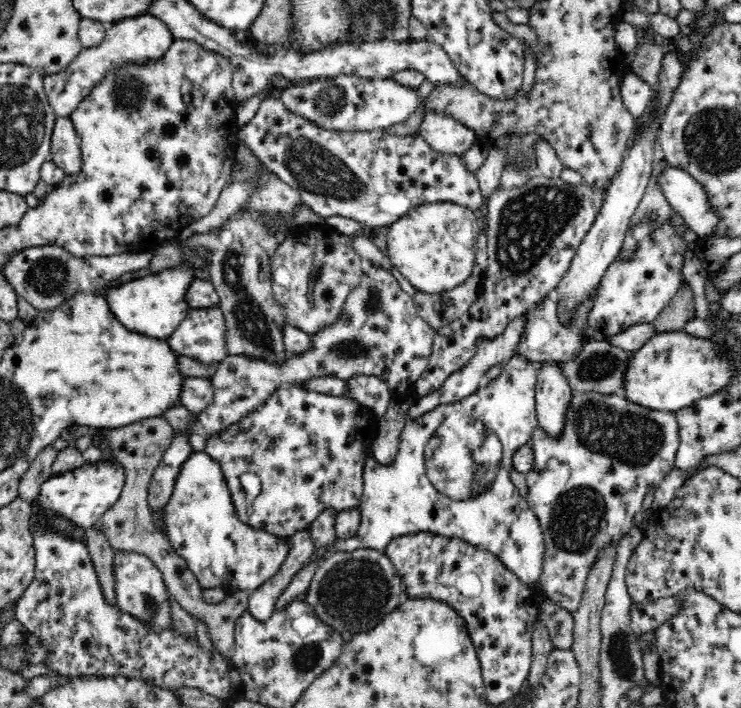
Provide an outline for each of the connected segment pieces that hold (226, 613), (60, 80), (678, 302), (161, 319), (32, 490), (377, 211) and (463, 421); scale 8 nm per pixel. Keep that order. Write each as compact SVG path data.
M162 417L148 418L117 429L92 429L90 434L92 441L100 443L105 452L115 458L115 462L120 463L126 471L125 484L116 504L105 512L95 524L95 528L106 539L112 553L142 553L150 558L162 571L173 600L195 621L207 626L206 632L212 641L213 649L229 662L234 652L235 622L246 612L250 592L238 590L234 595L228 595L220 604L208 604L203 599L201 584L196 575L172 547L164 529L154 523L154 516L148 504L148 488L153 472L175 436L169 422Z
M144 14L144 16L134 16L132 18L126 18L124 20L120 20L118 22L114 22L110 25L107 25L107 30L106 34L104 37L104 40L100 42L100 44L97 44L96 46L93 47L83 47L83 49L80 51L80 54L75 58L75 60L71 63L68 64L67 68L64 68L64 70L57 72L56 74L44 76L44 90L46 91L46 94L48 95L48 100L50 104L54 107L55 113L59 118L68 118L70 119L72 116L72 112L76 110L84 102L84 98L87 96L90 96L92 94L92 90L94 88L98 88L100 86L100 82L106 78L106 76L109 75L118 75L118 74L110 74L110 72L116 72L120 71L121 69L124 69L125 67L128 67L129 65L134 65L134 67L146 67L147 65L150 65L151 63L158 63L159 61L162 61L164 56L166 56L166 52L168 52L168 48L174 44L174 35L172 34L172 31L170 31L170 27L164 23L164 21L161 21L160 18L155 17L152 14Z
M685 285L650 324L652 324L654 334L684 331L688 320L695 317L693 292L691 286Z
M180 261L172 268L164 268L153 275L140 274L124 285L114 284L105 296L112 313L128 328L151 338L167 339L191 309L186 301L190 286L197 280L194 263Z
M52 441L52 444L48 444L46 448L36 454L36 458L30 463L28 470L20 480L19 497L34 502L35 498L39 496L42 484L53 476L51 466L58 453L59 451L54 448L54 441Z
M266 97L254 117L239 127L237 140L245 144L259 162L282 182L298 191L301 202L324 218L344 216L364 223L372 231L388 227L402 218L411 208L426 203L452 201L476 210L481 203L479 184L474 174L467 172L459 156L446 156L432 150L416 133L396 136L375 131L336 131L321 127L286 108L281 99Z
M515 353L508 362L501 364L500 374L489 384L483 384L477 392L474 392L469 398L463 399L456 405L444 406L426 412L422 416L412 417L406 421L404 428L400 434L399 451L392 464L384 466L384 468L370 468L370 460L363 470L363 495L360 506L357 508L361 514L361 522L356 536L348 538L348 540L339 539L336 544L335 552L354 552L359 549L372 548L373 550L384 552L388 544L392 543L392 539L400 535L419 532L431 532L436 535L449 536L451 538L461 538L479 547L484 551L491 552L494 556L504 563L504 566L512 571L523 583L534 588L534 584L539 582L539 577L543 571L544 564L544 539L543 532L537 519L537 516L532 512L530 505L525 500L516 487L509 479L508 470L512 470L512 457L514 452L522 445L528 444L532 433L535 431L536 425L539 424L535 408L535 384L537 381L537 370L534 361L530 361L526 355Z

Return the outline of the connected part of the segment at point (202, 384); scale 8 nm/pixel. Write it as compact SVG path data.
M187 377L180 395L181 405L196 416L205 412L215 400L212 380L202 377Z

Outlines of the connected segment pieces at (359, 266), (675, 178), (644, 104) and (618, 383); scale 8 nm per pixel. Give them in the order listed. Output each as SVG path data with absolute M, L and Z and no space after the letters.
M327 222L296 229L286 235L271 258L272 295L280 309L284 310L286 325L294 326L308 335L328 327L342 313L348 294L360 284L365 263L353 245L353 236L341 233Z
M665 167L657 174L656 182L662 196L699 238L708 235L717 225L716 212L711 211L705 192L689 174L678 168Z
M636 73L627 74L620 83L621 97L630 114L638 119L650 108L655 89Z
M587 341L580 356L576 356L572 362L560 363L574 392L594 391L607 395L624 395L624 382L630 358L632 358L632 352L617 348L605 341Z

